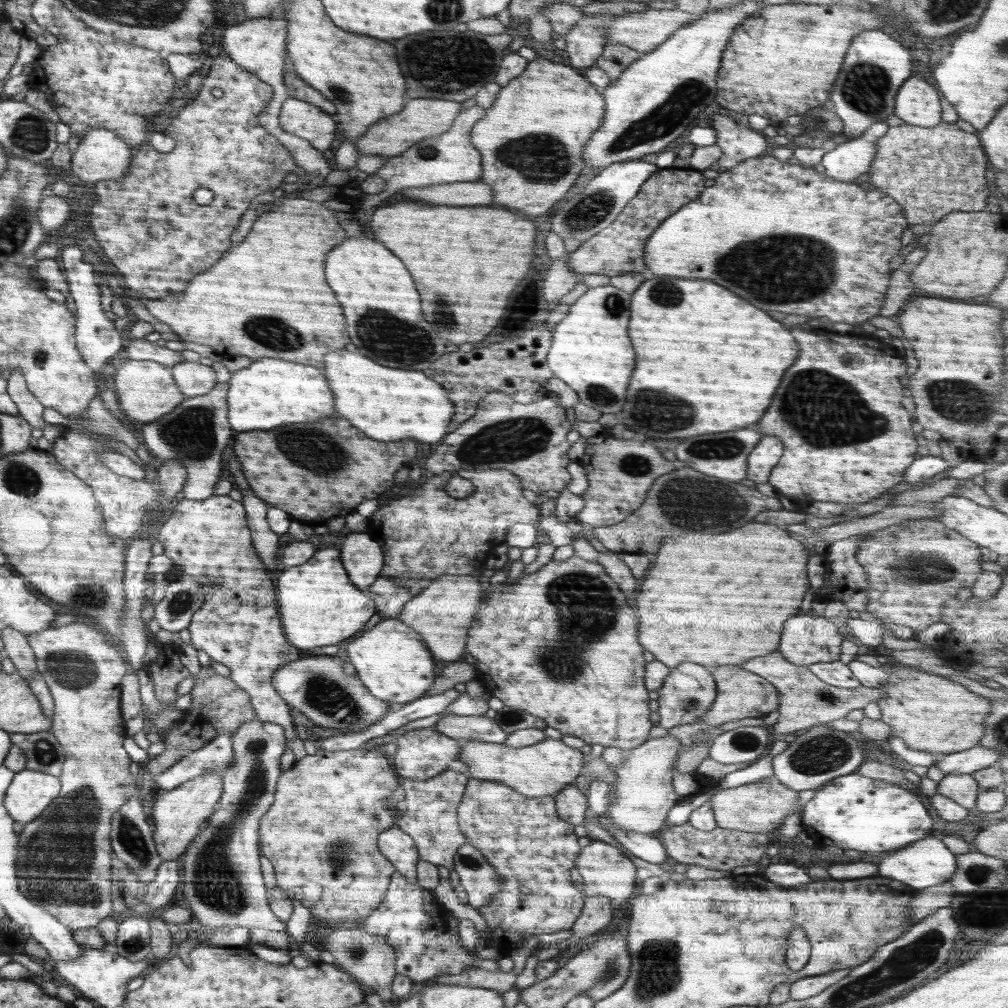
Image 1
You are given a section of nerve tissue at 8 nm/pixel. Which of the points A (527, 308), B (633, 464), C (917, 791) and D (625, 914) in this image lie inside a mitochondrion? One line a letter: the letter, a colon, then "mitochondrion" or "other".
A: other
B: mitochondrion
C: other
D: other

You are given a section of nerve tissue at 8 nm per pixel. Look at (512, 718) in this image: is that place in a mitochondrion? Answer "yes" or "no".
yes

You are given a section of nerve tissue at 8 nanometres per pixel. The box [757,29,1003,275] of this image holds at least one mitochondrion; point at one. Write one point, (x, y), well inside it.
(866, 84)

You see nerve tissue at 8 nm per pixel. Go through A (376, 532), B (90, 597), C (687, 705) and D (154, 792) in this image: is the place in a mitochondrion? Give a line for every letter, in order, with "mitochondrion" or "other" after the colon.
A: other
B: mitochondrion
C: mitochondrion
D: other

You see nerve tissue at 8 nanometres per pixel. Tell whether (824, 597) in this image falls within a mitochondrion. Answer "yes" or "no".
no

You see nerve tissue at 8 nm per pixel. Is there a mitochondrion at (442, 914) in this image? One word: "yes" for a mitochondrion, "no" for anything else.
no

